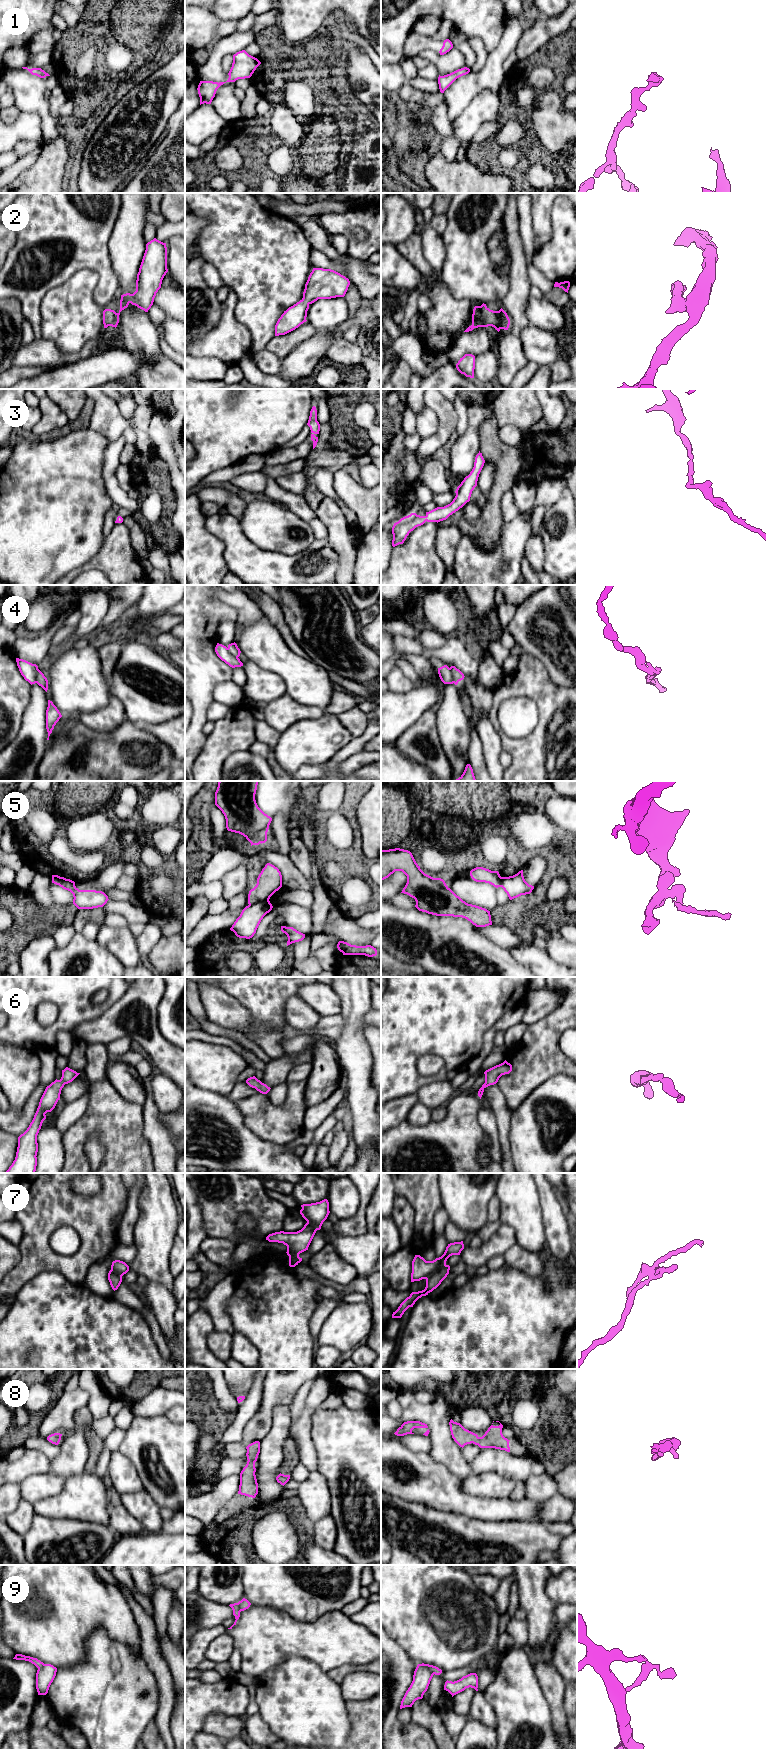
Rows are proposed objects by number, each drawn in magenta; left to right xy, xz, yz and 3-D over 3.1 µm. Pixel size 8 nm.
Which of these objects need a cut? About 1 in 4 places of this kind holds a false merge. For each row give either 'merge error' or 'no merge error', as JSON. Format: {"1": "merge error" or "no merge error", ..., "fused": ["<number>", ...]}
{"1": "no merge error", "2": "no merge error", "3": "no merge error", "4": "merge error", "5": "merge error", "6": "no merge error", "7": "merge error", "8": "no merge error", "9": "merge error", "fused": ["4", "5", "7", "9"]}

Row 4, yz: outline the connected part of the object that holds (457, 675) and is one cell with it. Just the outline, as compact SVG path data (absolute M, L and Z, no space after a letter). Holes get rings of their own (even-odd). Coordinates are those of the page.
M451 666L450 671L451 671L453 683L455 685L457 685L458 682L463 680L465 677L464 674L459 669L457 669L455 666Z

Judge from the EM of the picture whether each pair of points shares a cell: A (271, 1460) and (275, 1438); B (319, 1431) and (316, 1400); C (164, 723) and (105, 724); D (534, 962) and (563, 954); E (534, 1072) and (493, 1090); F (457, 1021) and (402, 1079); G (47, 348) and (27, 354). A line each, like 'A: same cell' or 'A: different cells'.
A: same cell
B: different cells
C: same cell
D: different cells
E: different cells
F: same cell
G: same cell

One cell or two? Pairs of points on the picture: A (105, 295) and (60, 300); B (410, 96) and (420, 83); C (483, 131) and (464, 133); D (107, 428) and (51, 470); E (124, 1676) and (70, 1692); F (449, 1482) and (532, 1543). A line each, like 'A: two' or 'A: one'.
A: two
B: two
C: two
D: two
E: one
F: one

